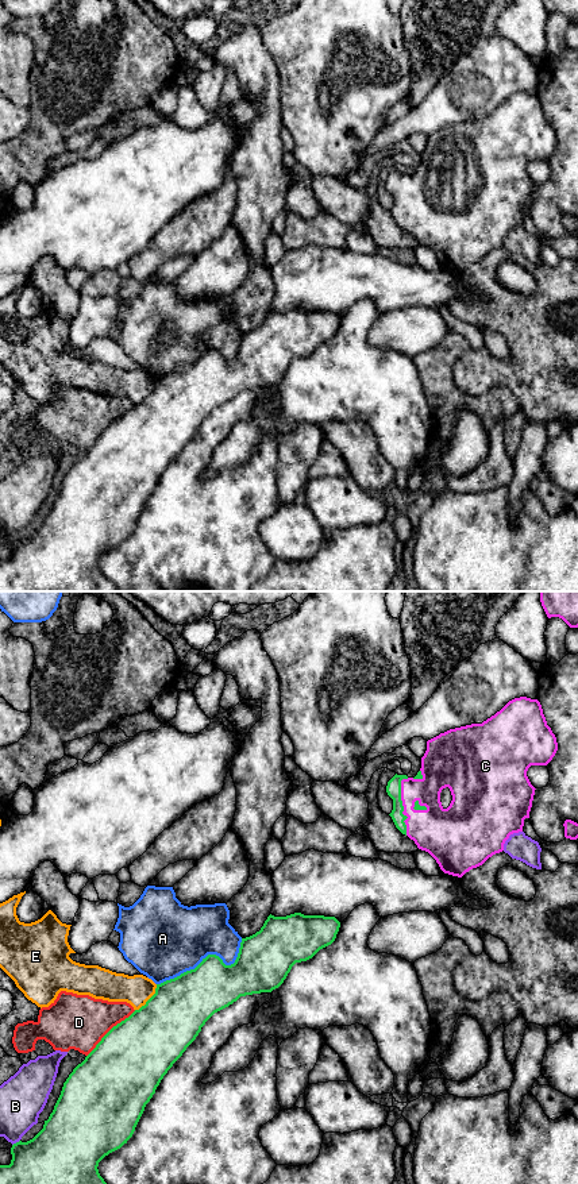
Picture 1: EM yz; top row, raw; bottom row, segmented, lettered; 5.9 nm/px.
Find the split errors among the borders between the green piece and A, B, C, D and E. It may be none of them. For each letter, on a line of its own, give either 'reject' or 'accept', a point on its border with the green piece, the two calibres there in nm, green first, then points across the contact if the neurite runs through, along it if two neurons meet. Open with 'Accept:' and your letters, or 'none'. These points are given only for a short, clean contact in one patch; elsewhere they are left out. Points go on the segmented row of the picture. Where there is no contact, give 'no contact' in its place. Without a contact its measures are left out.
Accept: C
A: reject | yz (208, 955) | 300/420 nm
B: reject | yz (16, 1142) | 340/260 nm
C: accept | yz (403, 806) | 90/280 nm
D: reject | yz (110, 1030) | 440/320 nm
E: reject | yz (149, 999) | 380/180 nm | along yz (157, 984), (155, 992), (135, 1010)

